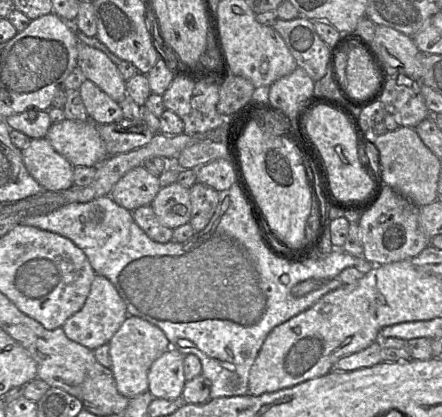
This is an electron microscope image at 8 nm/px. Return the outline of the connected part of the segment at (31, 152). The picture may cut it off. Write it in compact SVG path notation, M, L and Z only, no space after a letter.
M46 137L31 139L21 153L27 171L45 191L65 191L74 185L74 166L52 147Z

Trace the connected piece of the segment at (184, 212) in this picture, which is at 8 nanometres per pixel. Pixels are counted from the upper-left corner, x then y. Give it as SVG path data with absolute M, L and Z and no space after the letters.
M175 182L161 187L150 204L161 225L175 229L191 218L190 188Z

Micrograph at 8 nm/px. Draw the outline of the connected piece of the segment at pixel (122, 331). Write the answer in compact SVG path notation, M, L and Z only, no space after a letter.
M128 315L110 339L111 368L117 390L127 398L148 391L148 370L151 364L171 345L164 332L156 325L137 316Z

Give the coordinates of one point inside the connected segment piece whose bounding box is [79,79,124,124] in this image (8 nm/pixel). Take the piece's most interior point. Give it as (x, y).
(101, 108)

